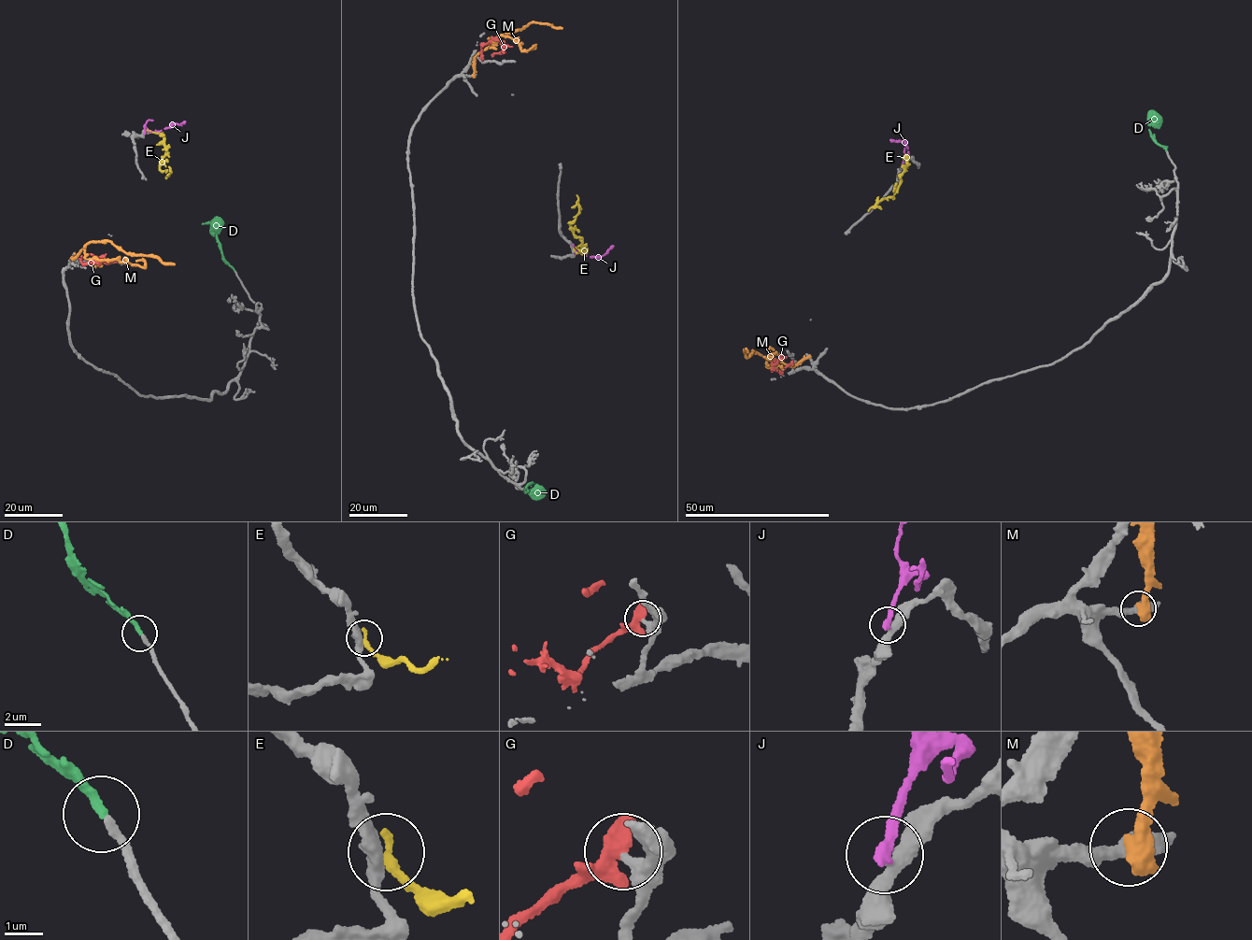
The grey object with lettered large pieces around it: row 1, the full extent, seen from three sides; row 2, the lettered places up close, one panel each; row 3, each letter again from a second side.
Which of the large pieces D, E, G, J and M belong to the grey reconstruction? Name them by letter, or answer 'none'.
D

